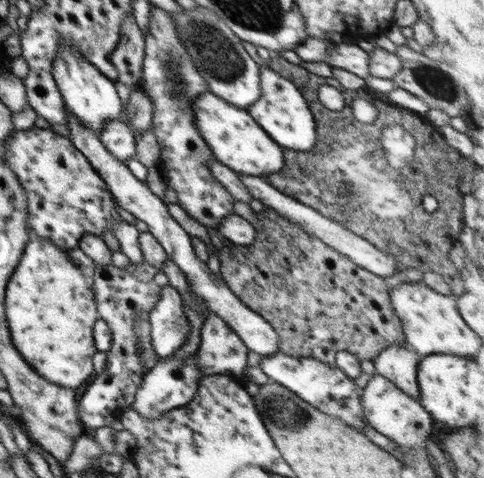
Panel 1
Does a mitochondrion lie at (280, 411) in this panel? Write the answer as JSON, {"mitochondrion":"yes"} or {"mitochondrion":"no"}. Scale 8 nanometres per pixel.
{"mitochondrion":"yes"}

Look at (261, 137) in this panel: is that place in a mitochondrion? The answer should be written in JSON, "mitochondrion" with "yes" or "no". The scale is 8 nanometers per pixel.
{"mitochondrion":"no"}

